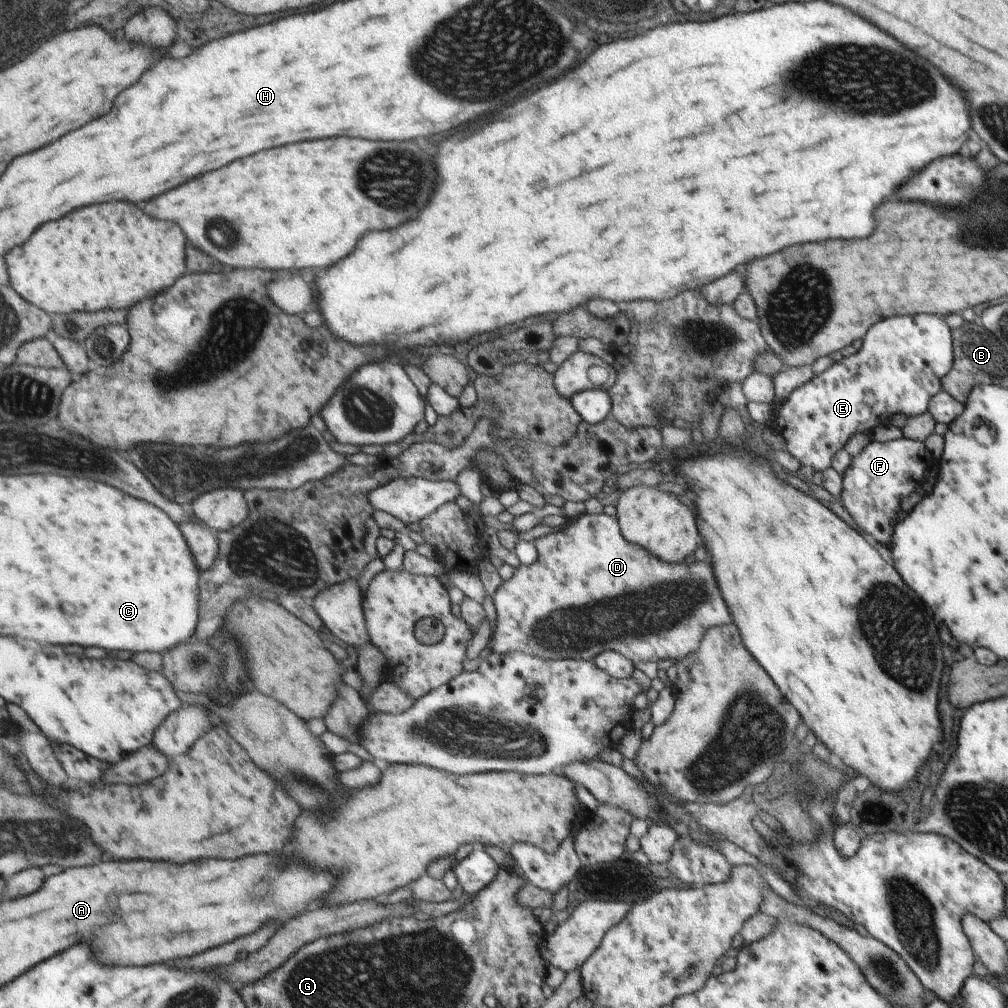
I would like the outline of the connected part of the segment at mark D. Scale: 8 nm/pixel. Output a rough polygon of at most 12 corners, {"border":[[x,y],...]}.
{"border":[[585,513],[494,595],[493,653],[684,659],[732,622],[708,562]]}

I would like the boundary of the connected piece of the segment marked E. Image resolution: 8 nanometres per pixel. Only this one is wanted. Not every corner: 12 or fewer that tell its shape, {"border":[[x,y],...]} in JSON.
{"border":[[896,316],[793,390],[818,468],[851,436],[928,411],[950,372],[940,316]]}

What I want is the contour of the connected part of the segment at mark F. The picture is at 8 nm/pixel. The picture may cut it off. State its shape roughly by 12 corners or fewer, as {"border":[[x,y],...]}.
{"border":[[872,440],[852,457],[841,502],[889,547],[933,454],[920,441]]}

